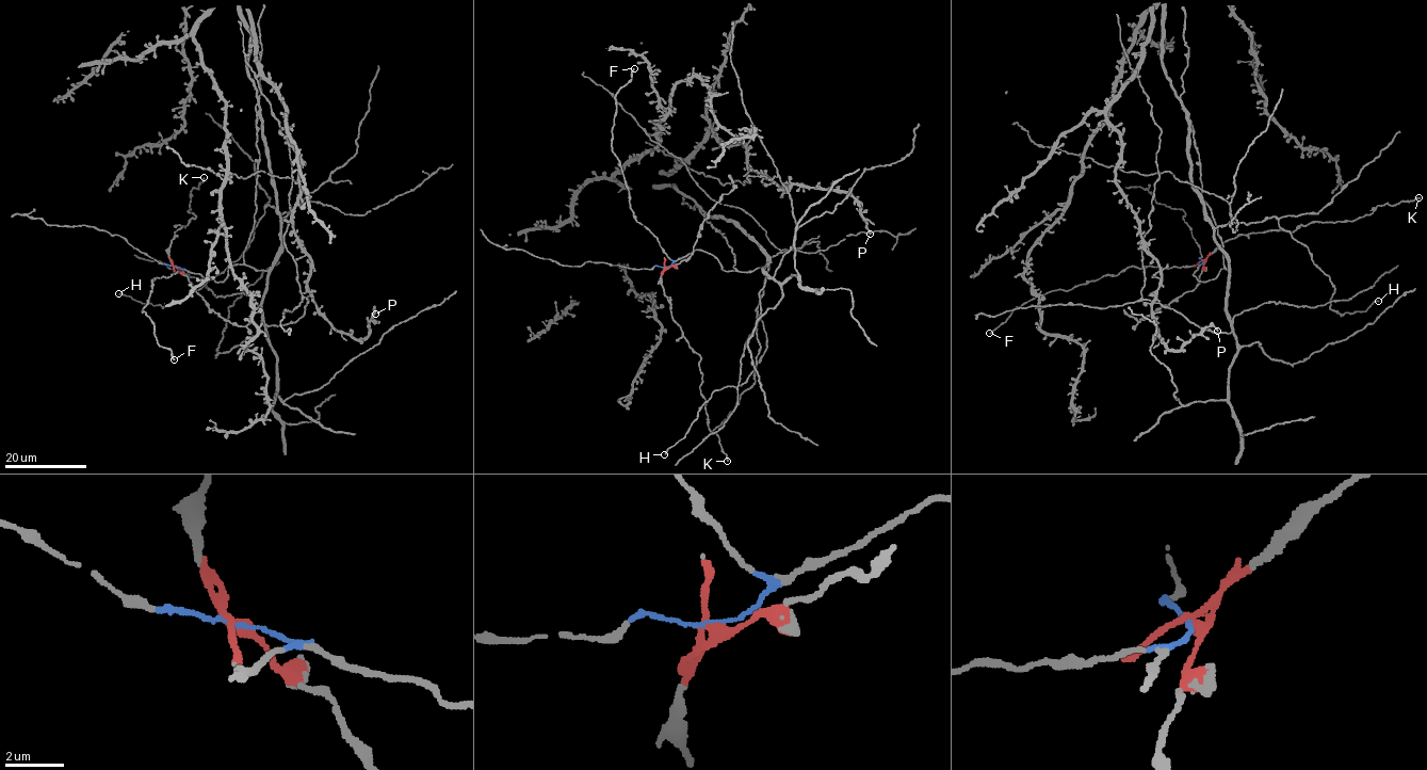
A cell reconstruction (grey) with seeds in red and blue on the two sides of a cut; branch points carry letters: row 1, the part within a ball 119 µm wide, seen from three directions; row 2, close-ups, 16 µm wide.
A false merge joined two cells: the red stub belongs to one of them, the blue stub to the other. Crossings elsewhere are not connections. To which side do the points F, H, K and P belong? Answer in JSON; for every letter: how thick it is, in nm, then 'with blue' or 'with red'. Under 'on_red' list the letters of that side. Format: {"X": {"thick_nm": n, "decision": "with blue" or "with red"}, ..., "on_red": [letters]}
{"F": {"thick_nm": 190, "decision": "with blue"}, "H": {"thick_nm": 200, "decision": "with blue"}, "K": {"thick_nm": 220, "decision": "with red"}, "P": {"thick_nm": 200, "decision": "with blue"}, "on_red": ["K"]}

